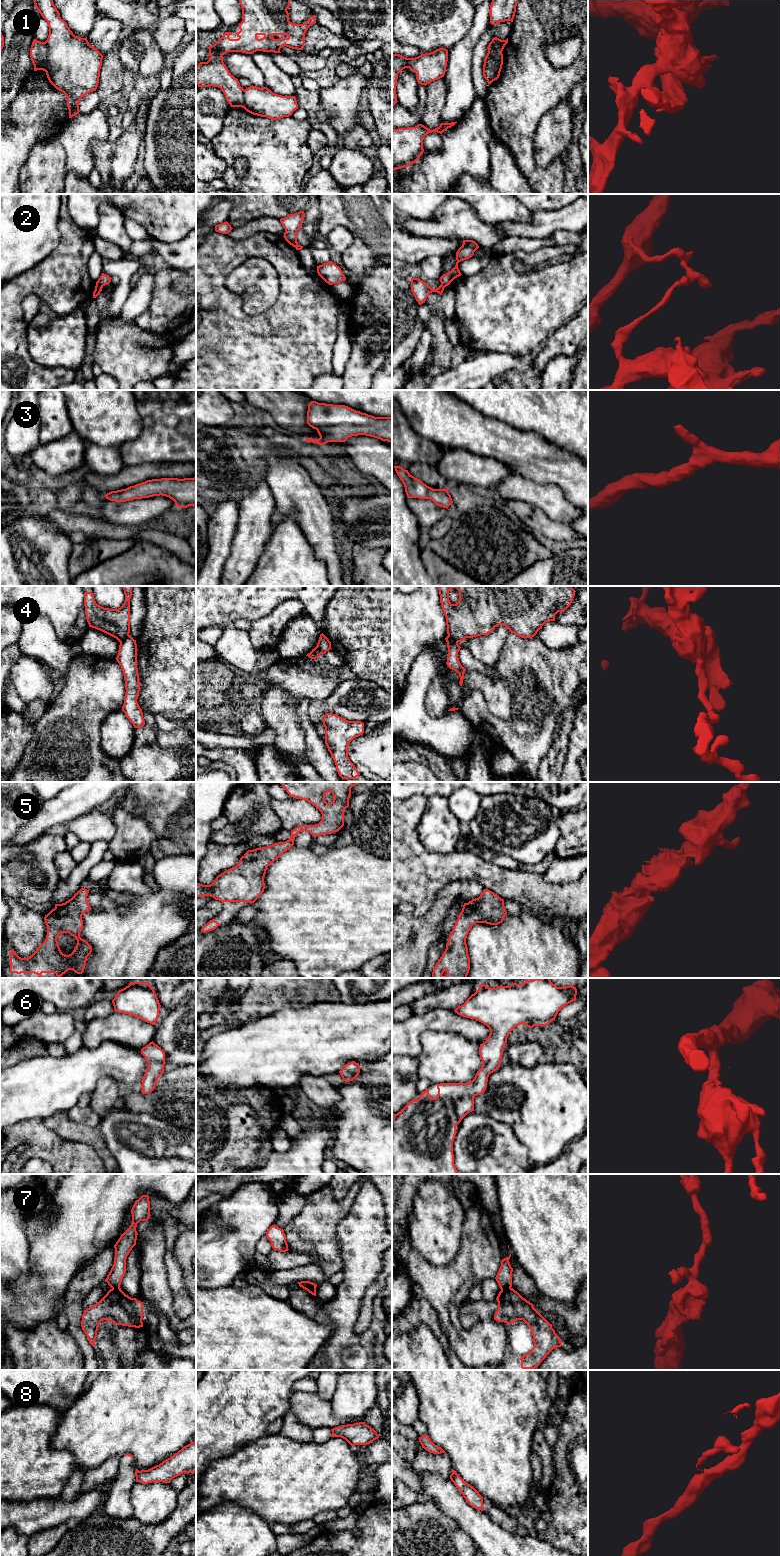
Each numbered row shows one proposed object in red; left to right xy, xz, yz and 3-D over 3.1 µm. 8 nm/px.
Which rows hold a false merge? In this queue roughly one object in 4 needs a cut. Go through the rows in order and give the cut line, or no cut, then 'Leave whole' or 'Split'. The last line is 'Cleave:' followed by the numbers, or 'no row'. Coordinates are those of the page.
1: Split along yz (498, 49), (501, 54), (496, 60), (495, 76), (488, 83). Split
2: Split along xy (96, 282), (102, 287). Split
3: No split. Leave whole
4: Split along yz (448, 635), (457, 642). Split
5: No split. Leave whole
6: No split. Leave whole
7: Split along yz (510, 1287), (501, 1290). Split
8: Split along xy (138, 1471), (136, 1476). Split
Cleave: 1, 2, 4, 7, 8

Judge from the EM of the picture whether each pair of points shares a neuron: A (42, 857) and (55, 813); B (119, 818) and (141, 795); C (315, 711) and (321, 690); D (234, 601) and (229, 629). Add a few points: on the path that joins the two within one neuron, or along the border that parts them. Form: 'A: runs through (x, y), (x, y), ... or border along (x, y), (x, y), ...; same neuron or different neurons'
A: border along (43, 833), (27, 843); different neurons
B: border along (119, 796), (121, 805), (146, 823); different neurons
C: border along (337, 685), (325, 698), (314, 699), (310, 702); different neurons
D: border along (233, 621), (228, 621), (222, 628); different neurons

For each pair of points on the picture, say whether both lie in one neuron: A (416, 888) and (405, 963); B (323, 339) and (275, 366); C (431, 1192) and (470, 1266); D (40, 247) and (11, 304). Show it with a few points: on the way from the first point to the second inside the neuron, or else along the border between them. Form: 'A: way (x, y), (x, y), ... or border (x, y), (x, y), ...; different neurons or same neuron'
A: border (433, 900), (430, 907), (419, 916), (413, 914); different neurons
B: way (311, 339), (303, 339), (287, 354); same neuron
C: border (463, 1222), (458, 1254), (446, 1265); different neurons
D: border (49, 255), (10, 280); different neurons

